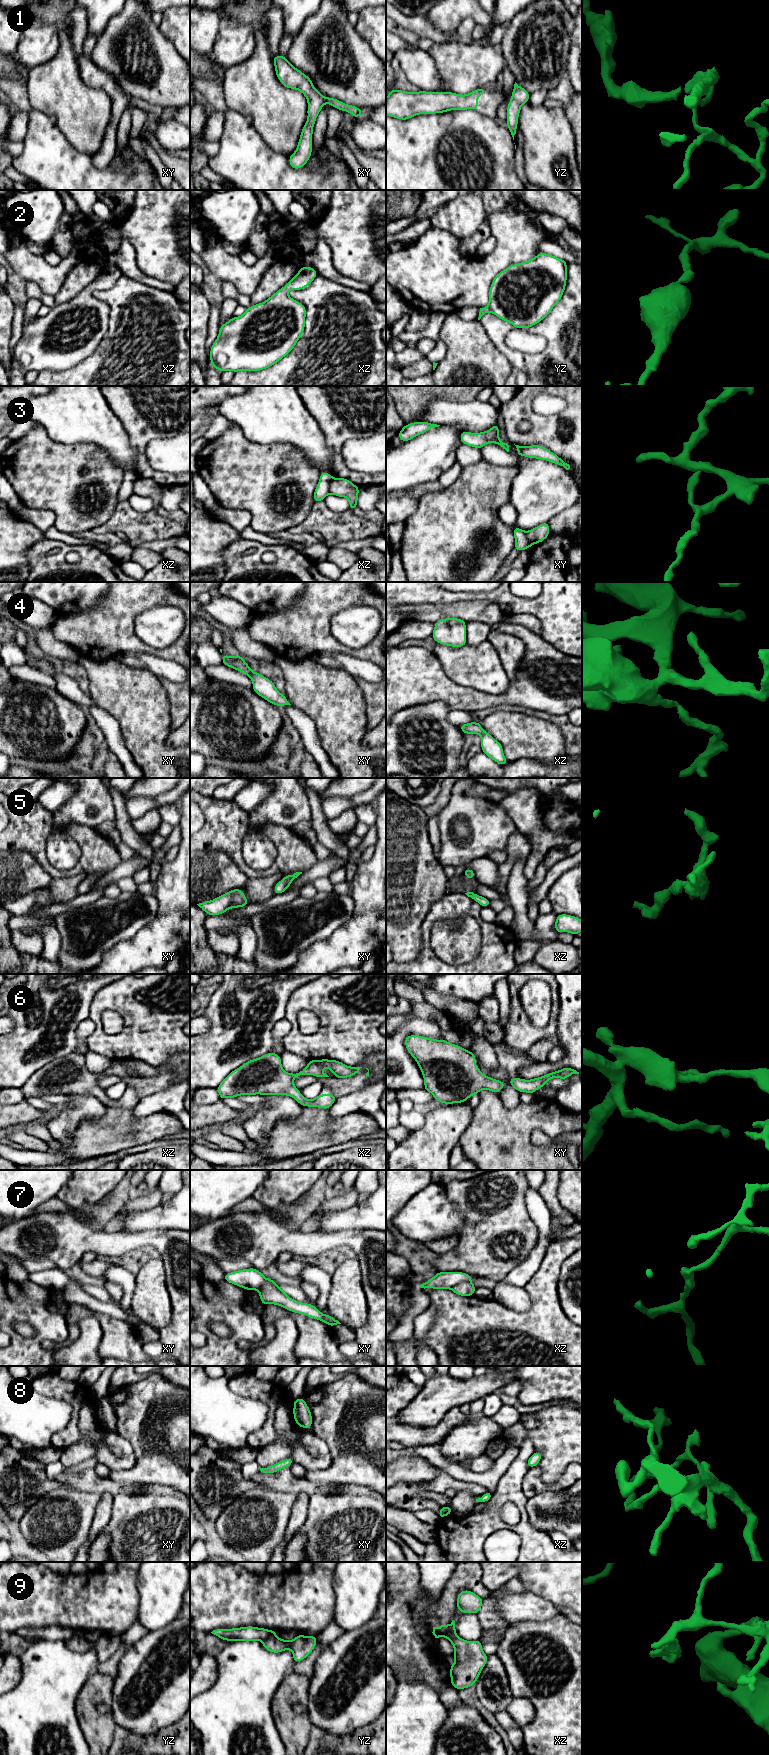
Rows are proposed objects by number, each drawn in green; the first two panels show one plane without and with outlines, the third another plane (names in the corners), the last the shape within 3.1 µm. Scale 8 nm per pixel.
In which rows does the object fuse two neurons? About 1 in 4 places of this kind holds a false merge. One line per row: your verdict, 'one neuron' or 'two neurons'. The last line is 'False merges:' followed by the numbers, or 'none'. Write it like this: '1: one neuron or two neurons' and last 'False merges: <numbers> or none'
1: one neuron
2: one neuron
3: two neurons
4: one neuron
5: one neuron
6: one neuron
7: two neurons
8: one neuron
9: two neurons
False merges: 3, 7, 9

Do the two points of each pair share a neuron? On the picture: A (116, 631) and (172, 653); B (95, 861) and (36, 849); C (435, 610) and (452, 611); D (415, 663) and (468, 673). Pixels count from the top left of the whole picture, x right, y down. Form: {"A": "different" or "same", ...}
{"A": "same", "B": "same", "C": "same", "D": "different"}

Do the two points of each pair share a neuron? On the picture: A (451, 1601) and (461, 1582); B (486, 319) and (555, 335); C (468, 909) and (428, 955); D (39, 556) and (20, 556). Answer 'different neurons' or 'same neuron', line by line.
A: same neuron
B: same neuron
C: same neuron
D: different neurons

